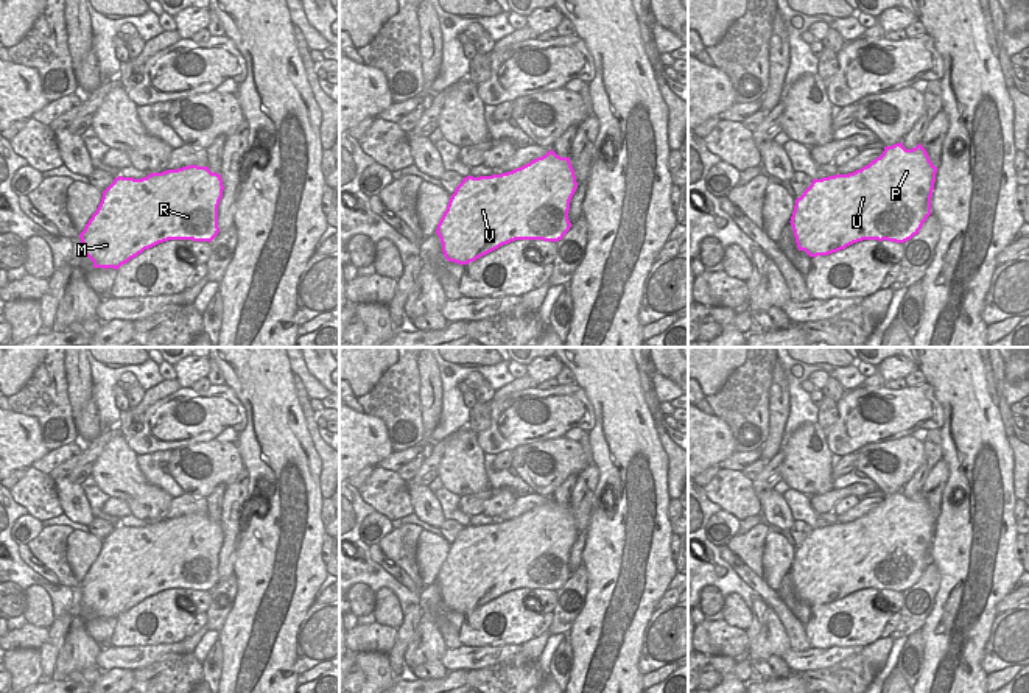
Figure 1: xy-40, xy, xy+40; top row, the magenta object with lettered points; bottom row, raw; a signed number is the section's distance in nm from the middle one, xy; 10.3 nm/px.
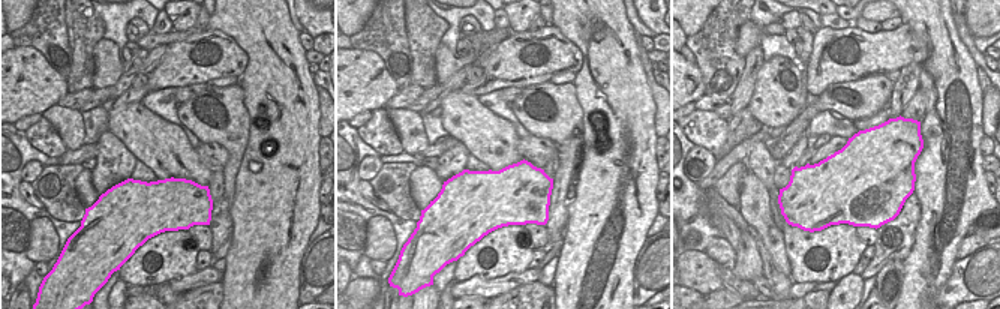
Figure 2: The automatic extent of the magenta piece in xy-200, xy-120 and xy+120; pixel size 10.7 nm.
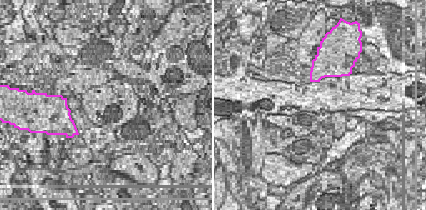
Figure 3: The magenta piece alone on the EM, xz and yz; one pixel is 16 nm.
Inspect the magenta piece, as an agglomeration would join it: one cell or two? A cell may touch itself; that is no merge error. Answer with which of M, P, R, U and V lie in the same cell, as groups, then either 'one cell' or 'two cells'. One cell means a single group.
M P R U V | one cell

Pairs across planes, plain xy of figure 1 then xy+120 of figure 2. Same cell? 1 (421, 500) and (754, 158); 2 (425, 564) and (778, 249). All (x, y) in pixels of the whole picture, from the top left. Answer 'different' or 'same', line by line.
1: same
2: same

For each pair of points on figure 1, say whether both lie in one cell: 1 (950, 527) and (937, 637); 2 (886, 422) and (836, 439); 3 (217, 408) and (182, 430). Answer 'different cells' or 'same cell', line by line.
1: same cell
2: same cell
3: same cell

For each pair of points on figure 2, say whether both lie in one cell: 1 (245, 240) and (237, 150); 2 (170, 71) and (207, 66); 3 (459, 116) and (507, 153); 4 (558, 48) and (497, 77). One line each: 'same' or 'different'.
1: different
2: same
3: same
4: same

